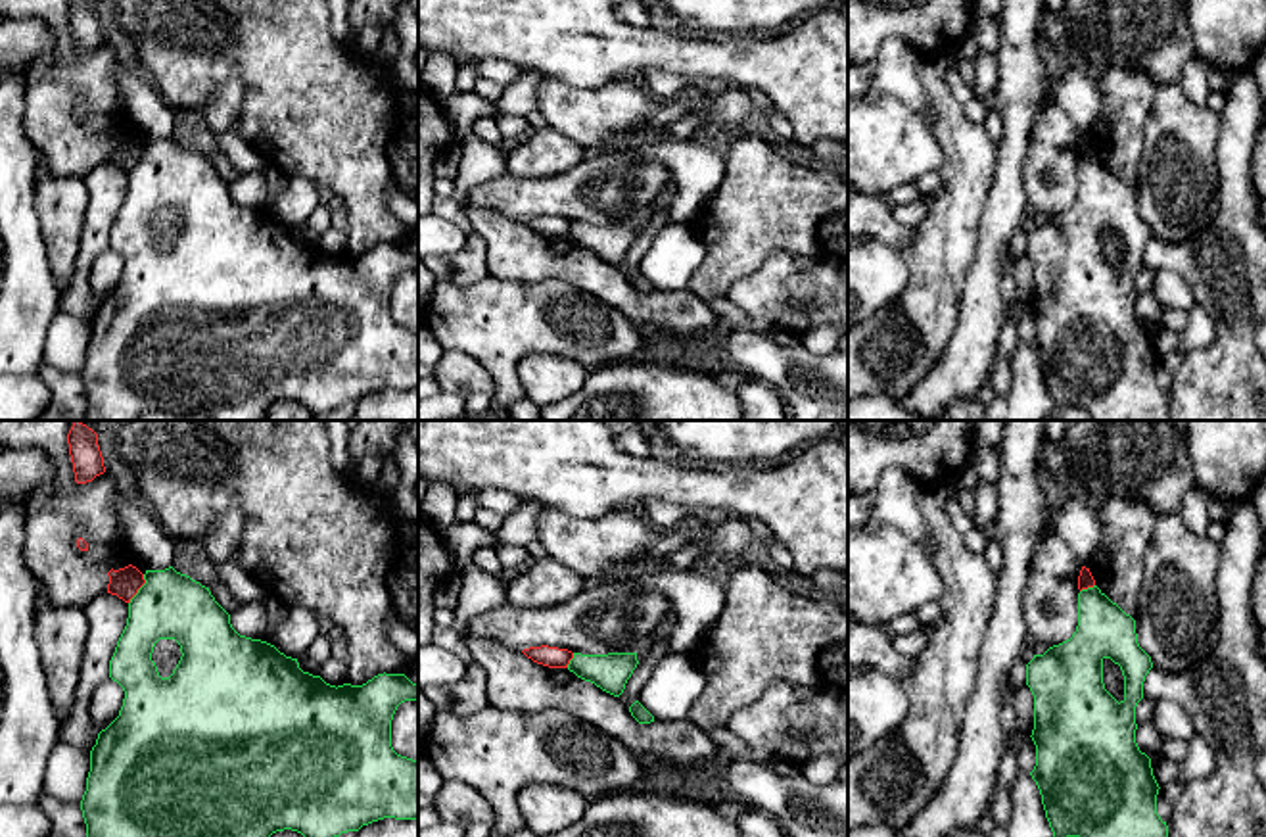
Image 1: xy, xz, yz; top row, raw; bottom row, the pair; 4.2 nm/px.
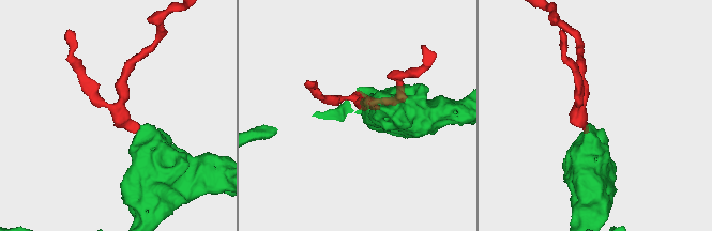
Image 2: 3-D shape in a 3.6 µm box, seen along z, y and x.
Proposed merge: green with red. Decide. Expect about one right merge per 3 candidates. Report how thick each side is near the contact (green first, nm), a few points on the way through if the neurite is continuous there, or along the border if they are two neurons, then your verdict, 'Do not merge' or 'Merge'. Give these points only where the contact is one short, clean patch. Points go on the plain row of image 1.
Thickness 280 nm (green) against 130 nm. Boundary: xy (144, 144), (144, 154), (129, 173). Do not merge

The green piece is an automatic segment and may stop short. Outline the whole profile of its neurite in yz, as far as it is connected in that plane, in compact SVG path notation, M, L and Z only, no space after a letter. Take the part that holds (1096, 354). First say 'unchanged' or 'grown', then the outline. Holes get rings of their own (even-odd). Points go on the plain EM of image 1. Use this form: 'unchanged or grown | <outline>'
unchanged | M1097 155L1078 163L1078 196L1070 209L1034 225L1026 234L1026 255L1034 265L1036 351L1055 411L1045 420L1061 420L1067 407L1084 409L1091 420L1172 420L1168 395L1157 384L1159 353L1151 328L1136 313L1136 276L1153 238L1139 217L1136 190ZM1111 228L1124 246L1118 273L1103 253L1103 230Z

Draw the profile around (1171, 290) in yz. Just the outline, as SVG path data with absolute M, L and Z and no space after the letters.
M1157 271L1151 288L1166 309L1189 313L1195 307L1189 284L1172 271Z

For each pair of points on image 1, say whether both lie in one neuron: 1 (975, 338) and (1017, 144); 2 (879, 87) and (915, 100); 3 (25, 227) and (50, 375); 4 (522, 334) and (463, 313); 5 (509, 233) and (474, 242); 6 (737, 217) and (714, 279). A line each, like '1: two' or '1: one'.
1: one
2: one
3: two
4: one
5: two
6: one

